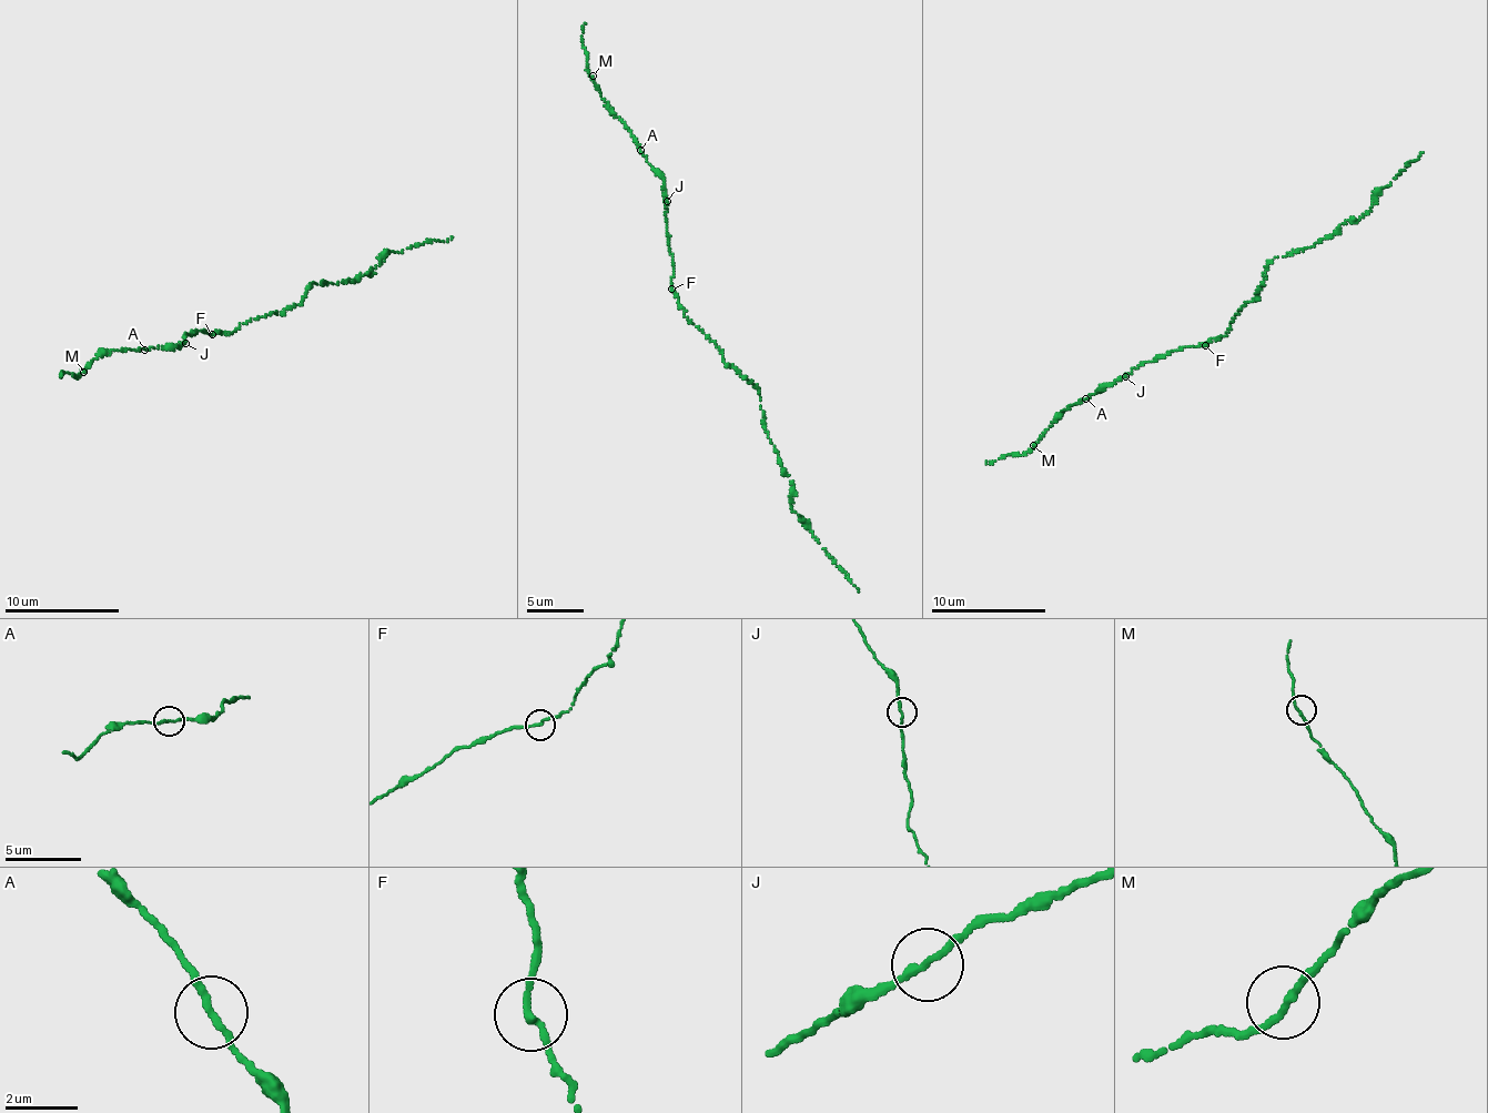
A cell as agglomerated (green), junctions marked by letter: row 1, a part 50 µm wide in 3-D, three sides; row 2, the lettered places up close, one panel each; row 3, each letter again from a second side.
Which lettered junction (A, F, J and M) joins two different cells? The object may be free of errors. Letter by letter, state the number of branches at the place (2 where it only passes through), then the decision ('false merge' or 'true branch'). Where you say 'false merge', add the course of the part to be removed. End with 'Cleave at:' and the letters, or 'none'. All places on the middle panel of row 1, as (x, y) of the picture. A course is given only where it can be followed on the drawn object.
A: 2 | true branch
F: 2 | true branch
J: 2 | true branch
M: 2 | true branch
Cleave at: none

